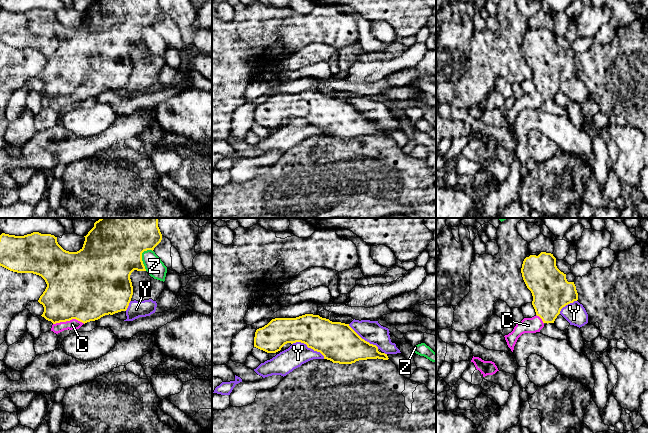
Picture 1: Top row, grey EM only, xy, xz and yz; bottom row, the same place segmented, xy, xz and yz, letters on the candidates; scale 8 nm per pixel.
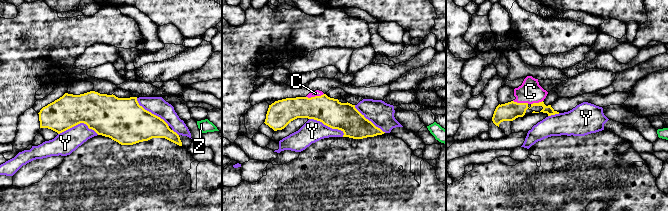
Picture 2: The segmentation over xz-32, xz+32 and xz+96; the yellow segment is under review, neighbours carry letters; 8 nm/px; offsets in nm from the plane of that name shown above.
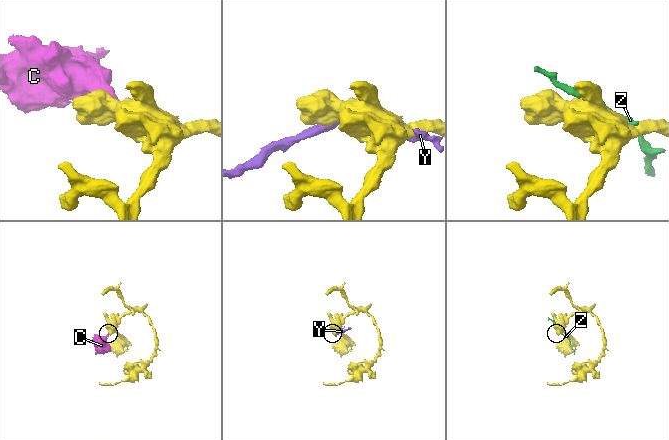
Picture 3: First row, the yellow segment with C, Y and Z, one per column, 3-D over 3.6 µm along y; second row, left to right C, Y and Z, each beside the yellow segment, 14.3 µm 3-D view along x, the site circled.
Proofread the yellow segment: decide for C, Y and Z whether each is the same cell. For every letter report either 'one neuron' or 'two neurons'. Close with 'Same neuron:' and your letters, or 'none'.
C: one neuron
Y: two neurons
Z: two neurons
Same neuron: C

